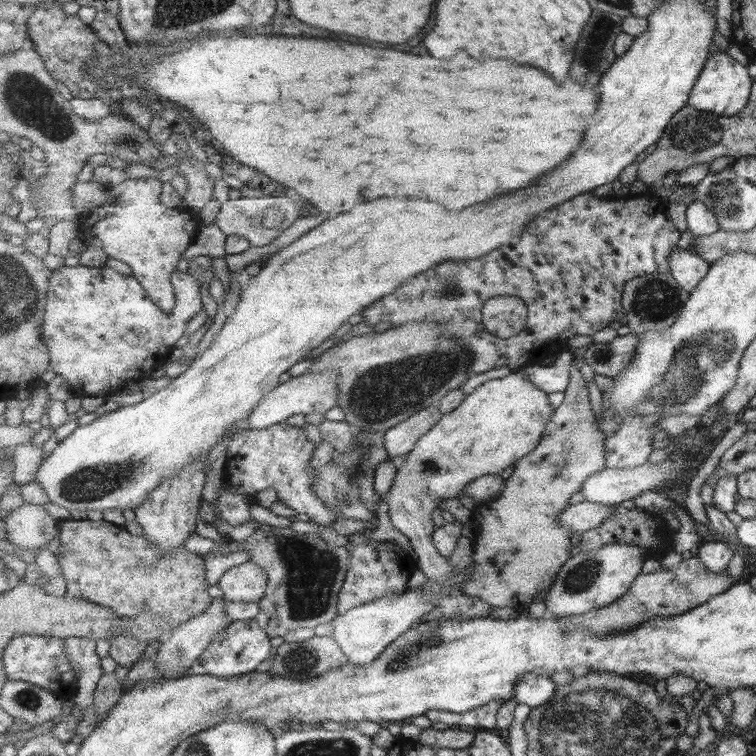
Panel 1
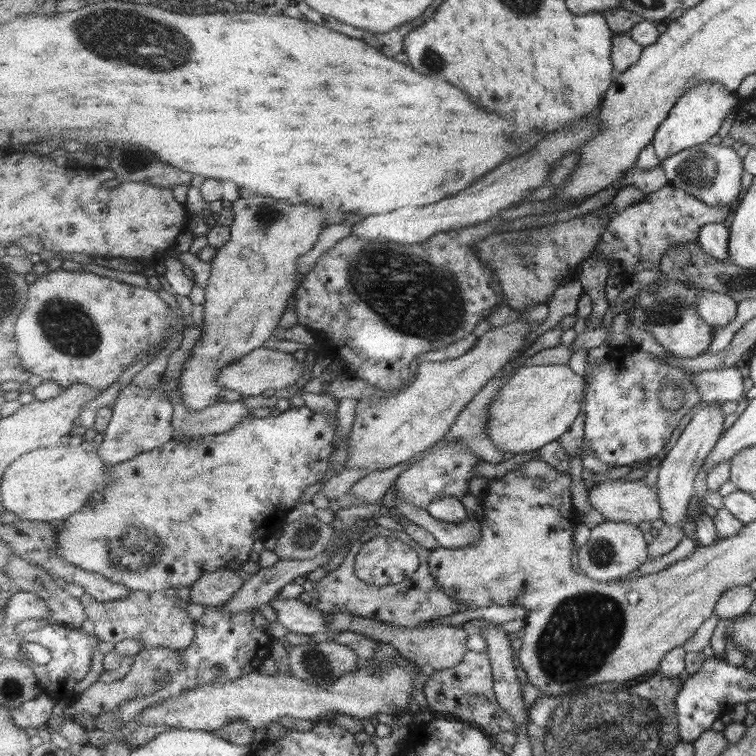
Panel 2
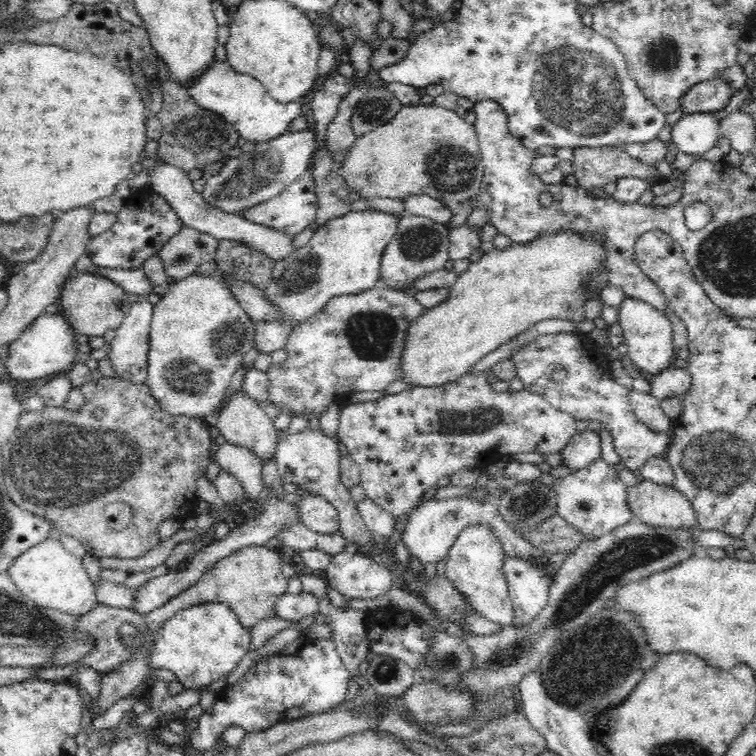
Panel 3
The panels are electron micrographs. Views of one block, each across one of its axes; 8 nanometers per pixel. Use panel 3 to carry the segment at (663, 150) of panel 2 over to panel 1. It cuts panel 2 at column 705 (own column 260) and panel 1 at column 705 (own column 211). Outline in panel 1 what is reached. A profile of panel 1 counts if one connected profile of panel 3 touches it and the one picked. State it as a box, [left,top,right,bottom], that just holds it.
[687,53,751,115]

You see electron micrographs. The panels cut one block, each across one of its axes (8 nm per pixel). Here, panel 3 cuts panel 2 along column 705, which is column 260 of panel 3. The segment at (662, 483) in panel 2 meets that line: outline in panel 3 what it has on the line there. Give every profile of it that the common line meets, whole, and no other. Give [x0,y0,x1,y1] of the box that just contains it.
[211,390,278,460]

